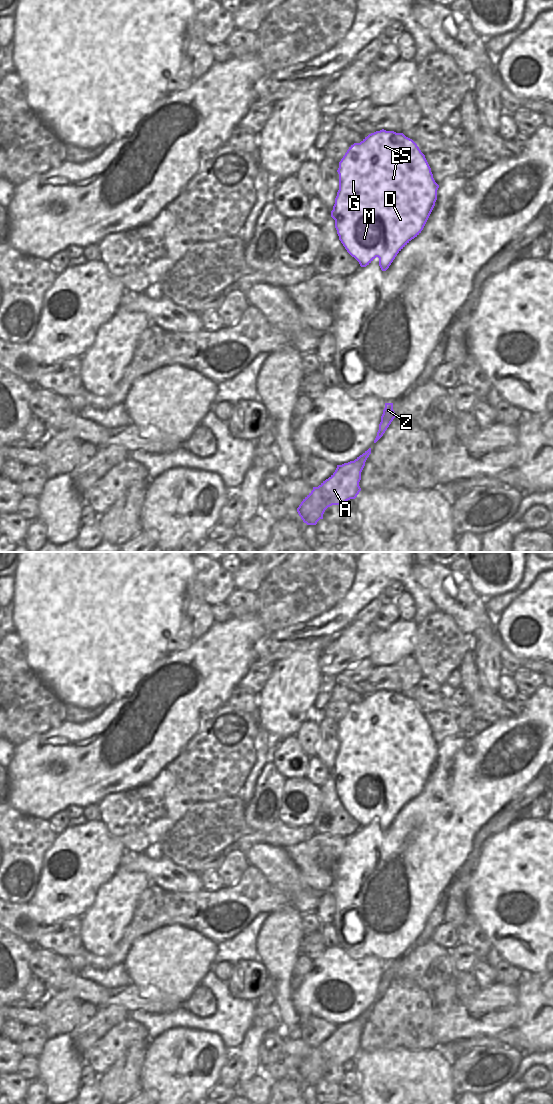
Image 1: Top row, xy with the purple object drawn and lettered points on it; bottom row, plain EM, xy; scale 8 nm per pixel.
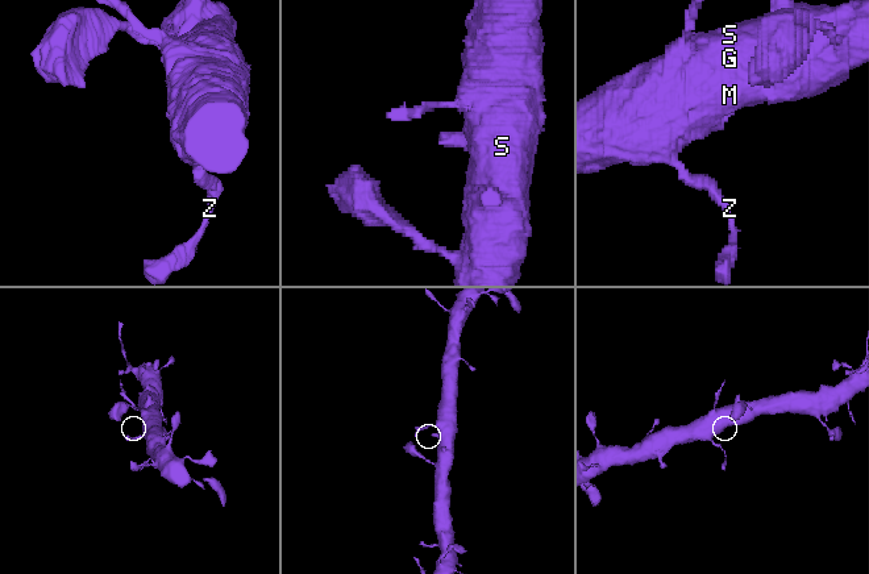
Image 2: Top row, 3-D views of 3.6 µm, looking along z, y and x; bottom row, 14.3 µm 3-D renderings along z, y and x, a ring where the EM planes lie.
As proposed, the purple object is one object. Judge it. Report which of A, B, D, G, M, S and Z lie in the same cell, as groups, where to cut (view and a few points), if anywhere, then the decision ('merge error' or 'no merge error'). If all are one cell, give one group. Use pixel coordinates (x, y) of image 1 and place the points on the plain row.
groups A B D G M S Z; cut none; no merge error

